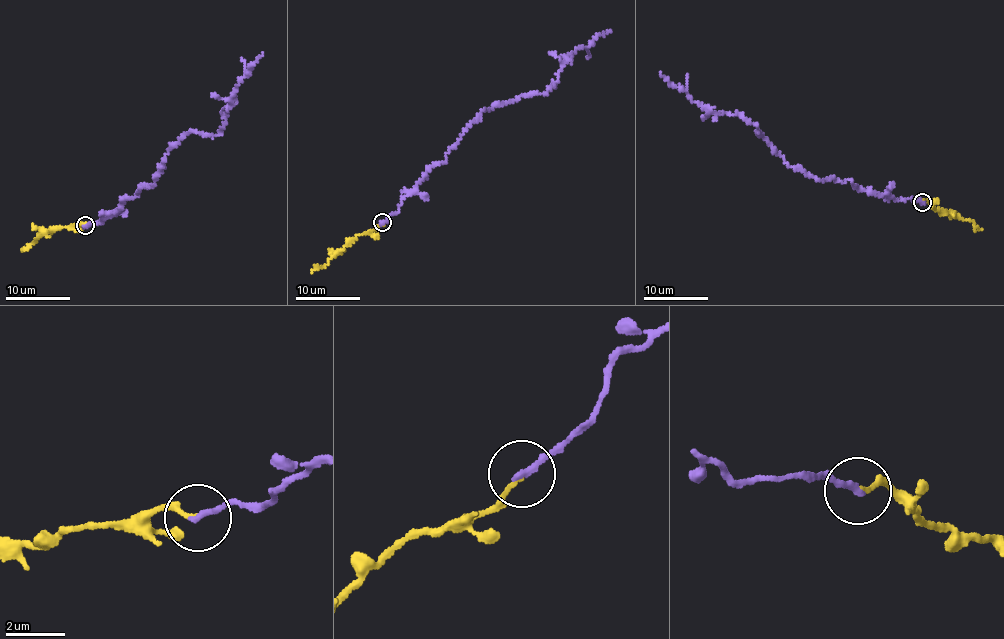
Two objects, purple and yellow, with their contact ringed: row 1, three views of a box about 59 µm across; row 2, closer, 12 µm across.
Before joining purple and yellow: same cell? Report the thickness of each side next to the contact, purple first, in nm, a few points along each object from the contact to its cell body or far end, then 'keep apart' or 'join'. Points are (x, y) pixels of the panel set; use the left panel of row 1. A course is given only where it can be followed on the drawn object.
calibres 240 and 130 nm; course purple (85, 225), (100, 223), (152, 184), (171, 148), (188, 132), (219, 134), (224, 108), (263, 53); course yellow (85, 224), (48, 231), (21, 250); join

